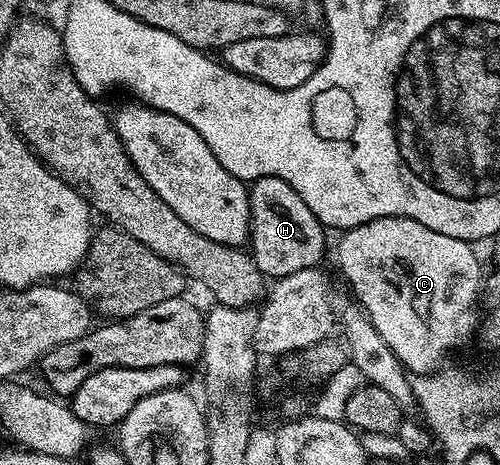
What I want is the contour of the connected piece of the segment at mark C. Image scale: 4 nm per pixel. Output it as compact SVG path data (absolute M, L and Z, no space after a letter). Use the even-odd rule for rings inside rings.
M388 216L387 218L377 218L371 222L360 224L359 226L353 226L350 230L345 231L341 235L342 238L338 242L338 266L342 269L342 274L346 277L348 285L354 289L354 294L357 305L361 307L367 318L376 328L376 332L380 336L382 345L386 349L391 350L403 367L411 375L416 374L429 374L435 368L441 367L442 362L450 353L453 352L457 346L462 346L466 341L475 337L478 329L478 323L480 321L480 314L477 314L473 310L474 301L479 301L480 291L484 286L484 269L478 263L478 258L474 255L475 247L470 244L464 244L460 240L456 240L452 236L444 236L444 232L432 232L432 228L424 228L424 224L420 224L416 220L408 220L407 218L401 218L400 216ZM462 298L463 310L454 310L454 302L460 301Z

